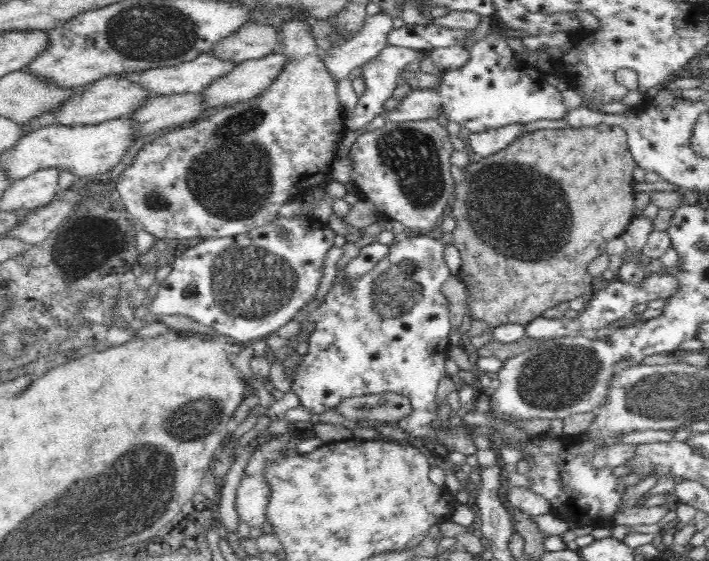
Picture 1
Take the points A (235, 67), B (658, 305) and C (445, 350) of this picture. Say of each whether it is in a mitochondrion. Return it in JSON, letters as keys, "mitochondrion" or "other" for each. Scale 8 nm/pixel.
{"A":"other","B":"other","C":"other"}

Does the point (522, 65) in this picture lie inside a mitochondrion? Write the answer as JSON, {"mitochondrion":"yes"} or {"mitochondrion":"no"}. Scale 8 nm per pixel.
{"mitochondrion":"no"}

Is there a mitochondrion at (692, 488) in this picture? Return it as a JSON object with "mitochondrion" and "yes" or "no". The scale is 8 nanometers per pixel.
{"mitochondrion":"no"}

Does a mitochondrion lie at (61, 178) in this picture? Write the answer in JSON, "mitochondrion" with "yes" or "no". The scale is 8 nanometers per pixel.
{"mitochondrion":"no"}

